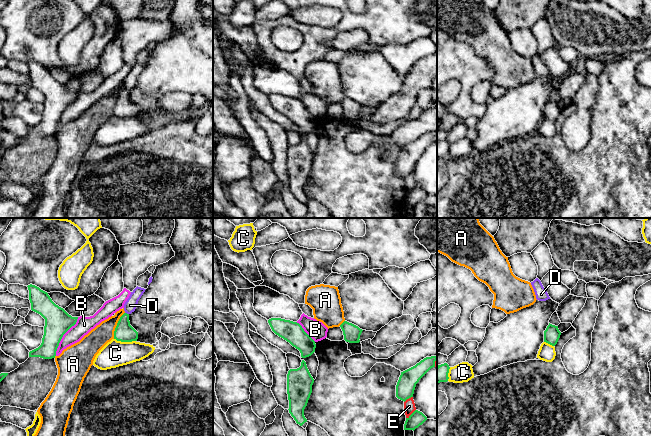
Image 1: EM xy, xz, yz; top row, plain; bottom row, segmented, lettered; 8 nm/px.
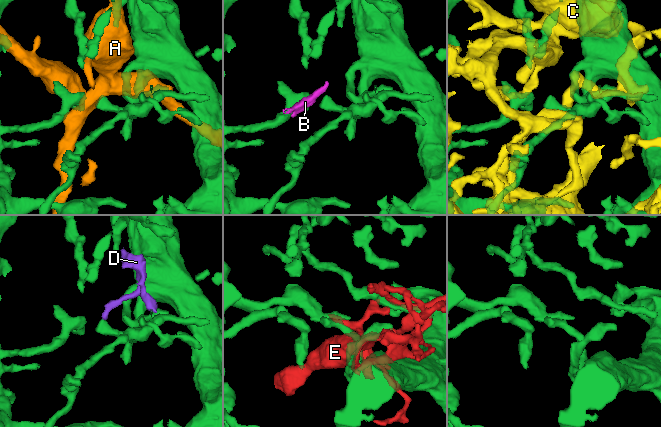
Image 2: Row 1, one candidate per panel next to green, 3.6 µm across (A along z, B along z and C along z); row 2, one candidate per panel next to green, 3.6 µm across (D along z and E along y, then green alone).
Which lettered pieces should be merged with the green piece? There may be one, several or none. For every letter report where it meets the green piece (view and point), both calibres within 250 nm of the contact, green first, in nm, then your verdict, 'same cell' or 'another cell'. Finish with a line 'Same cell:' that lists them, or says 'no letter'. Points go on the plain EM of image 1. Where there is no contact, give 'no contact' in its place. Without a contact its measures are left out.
A: xy (117, 101) | 160/170 nm | another cell
B: xy (62, 112) | 200/140 nm | another cell
C: xy (125, 117) | 160/220 nm | another cell
D: xy (126, 89) | 160/100 nm | another cell
E: xz (411, 190) | 120/100 nm | another cell
Same cell: no letter

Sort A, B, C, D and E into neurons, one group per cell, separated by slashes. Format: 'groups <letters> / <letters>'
groups A / B / C / D / E

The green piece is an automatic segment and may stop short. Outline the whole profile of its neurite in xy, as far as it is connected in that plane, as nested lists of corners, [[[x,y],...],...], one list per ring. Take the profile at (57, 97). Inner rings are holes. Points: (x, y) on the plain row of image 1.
[[[28,61],[31,86],[45,95],[44,111],[41,121],[29,128],[29,133],[52,135],[63,111],[76,100],[78,93],[72,93],[56,81],[47,68],[35,61]]]

